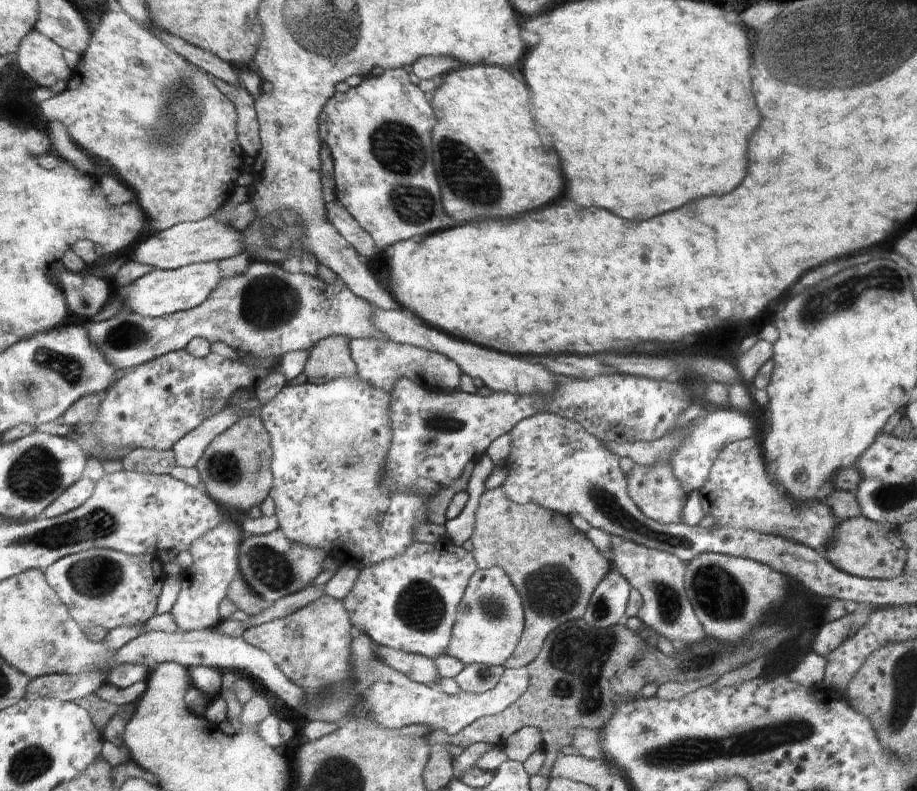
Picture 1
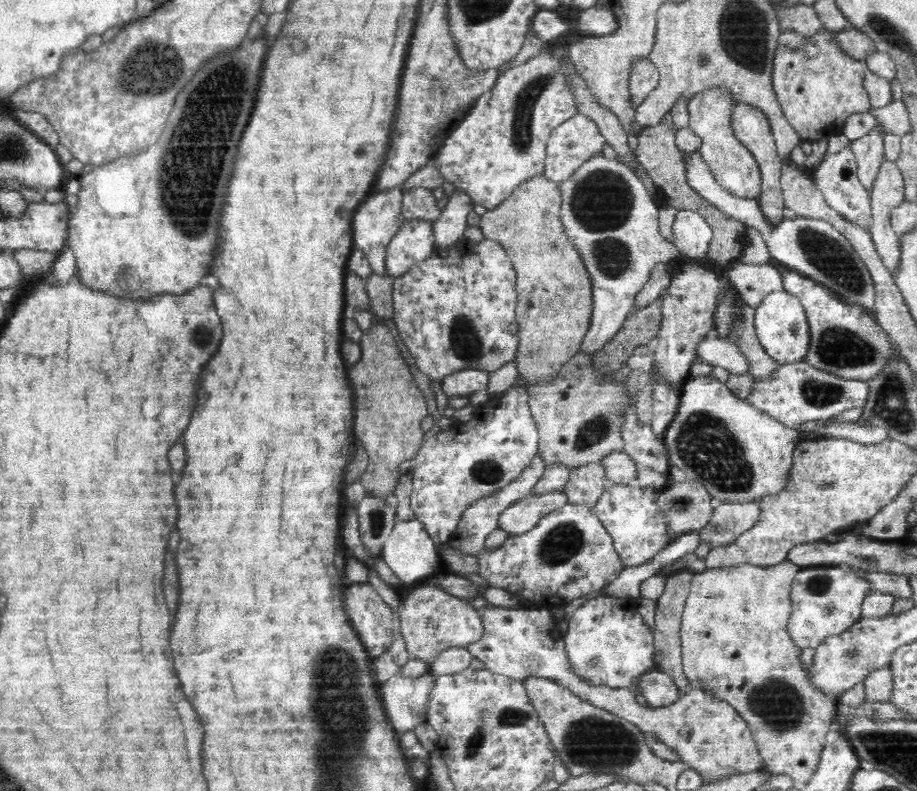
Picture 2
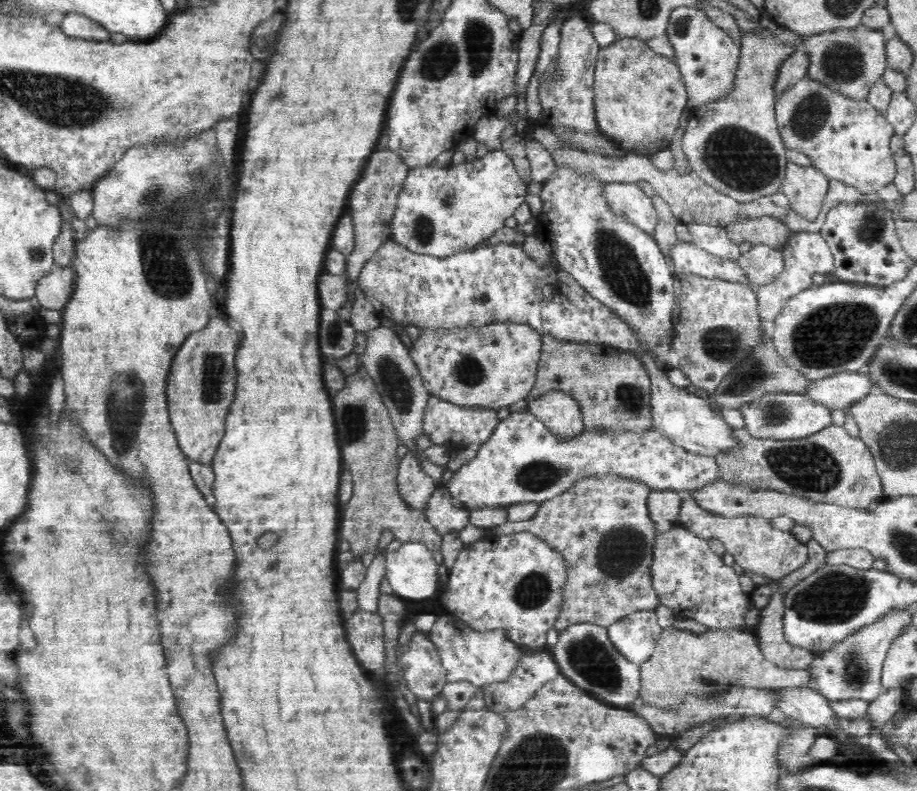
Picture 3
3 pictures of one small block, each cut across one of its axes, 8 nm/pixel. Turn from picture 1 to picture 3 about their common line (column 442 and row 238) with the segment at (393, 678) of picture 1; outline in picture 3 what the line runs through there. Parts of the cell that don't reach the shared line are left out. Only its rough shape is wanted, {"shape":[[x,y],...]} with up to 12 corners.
{"shape":[[688,223],[692,243],[736,261],[739,244],[723,228]]}

